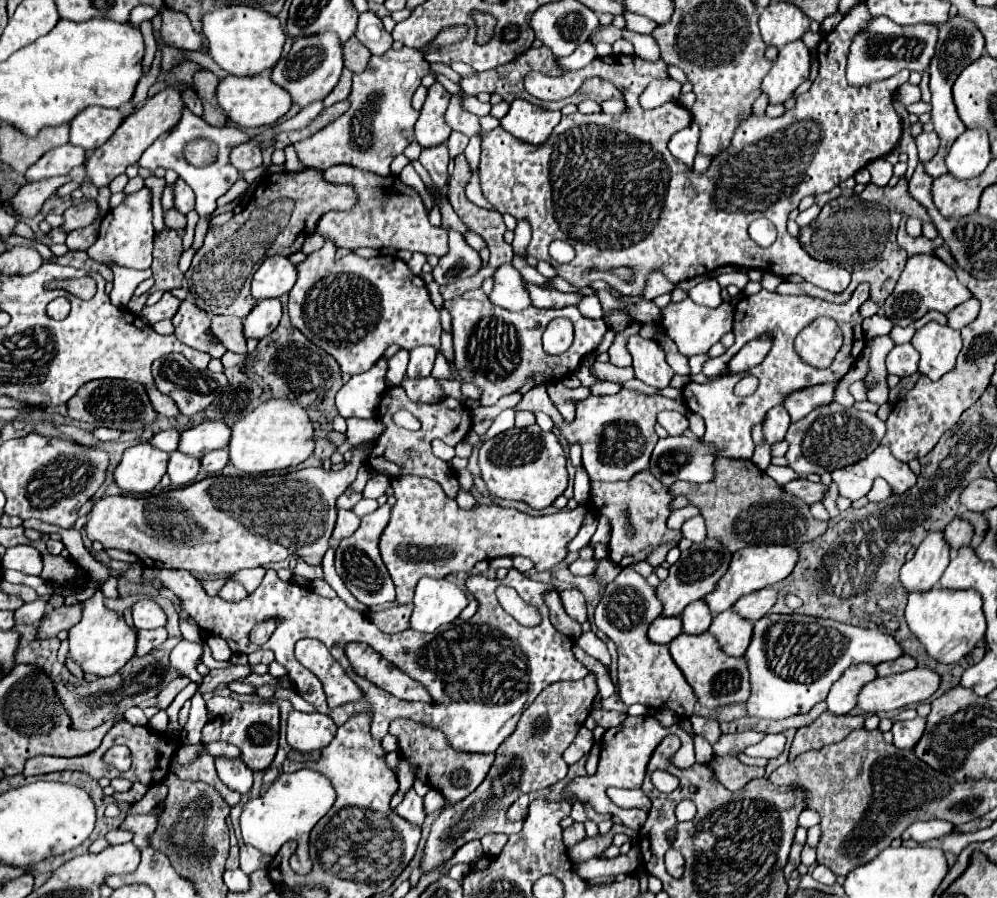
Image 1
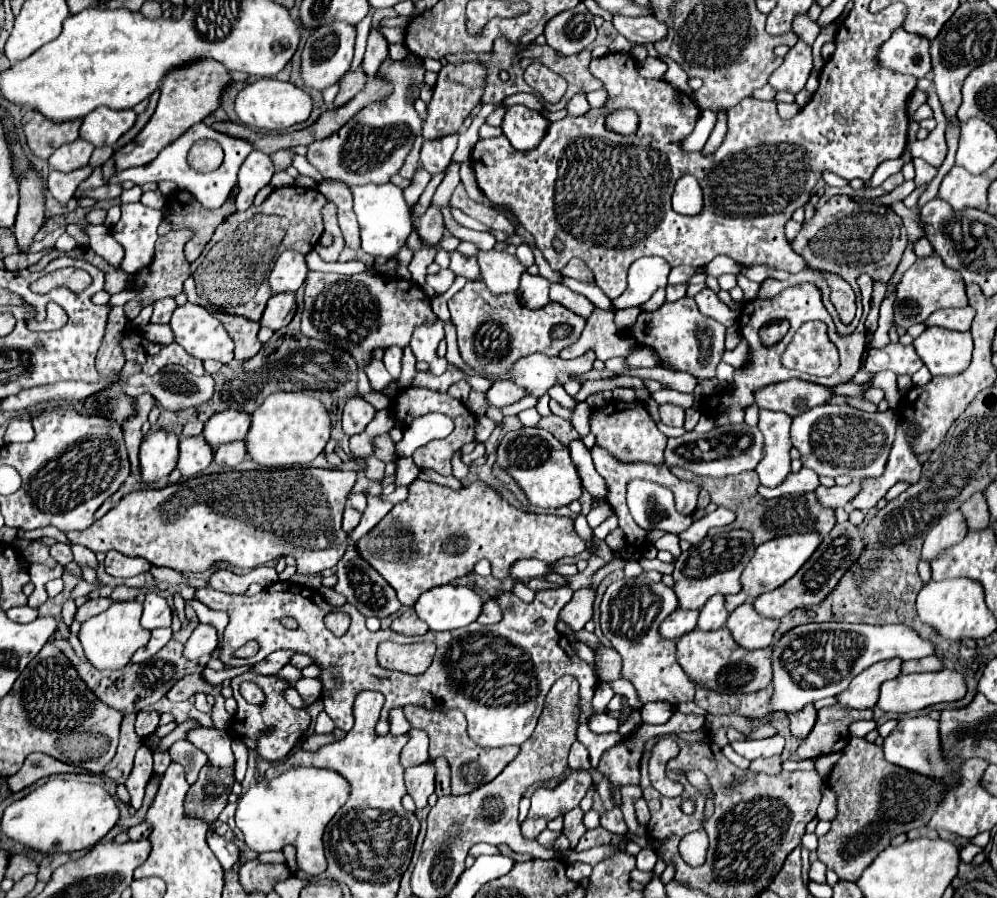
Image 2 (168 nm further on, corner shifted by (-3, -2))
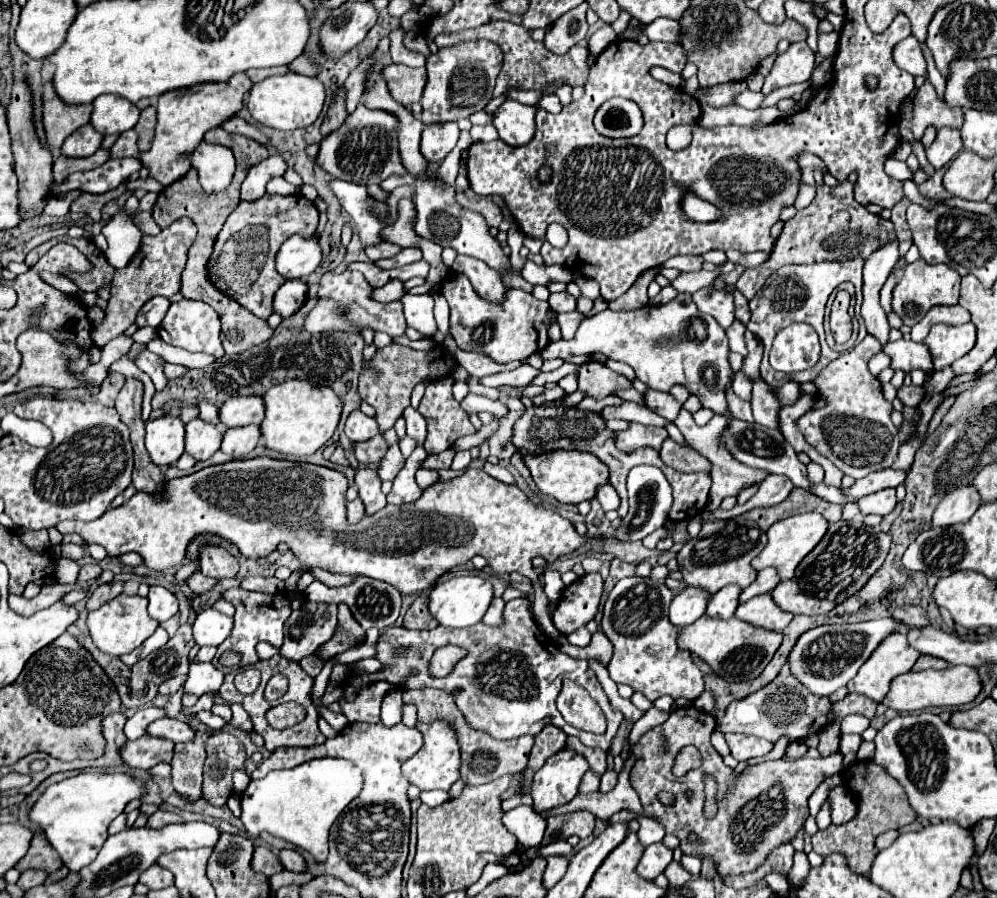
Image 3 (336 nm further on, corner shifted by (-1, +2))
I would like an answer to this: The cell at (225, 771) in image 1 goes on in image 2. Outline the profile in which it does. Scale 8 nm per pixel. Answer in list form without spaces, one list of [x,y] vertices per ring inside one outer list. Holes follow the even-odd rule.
[[[197,727],[187,731],[187,741],[191,741],[197,749],[201,749],[211,765],[215,767],[233,767],[235,759],[233,759],[233,751],[231,751],[231,737],[225,731],[219,729],[205,729],[205,727]]]

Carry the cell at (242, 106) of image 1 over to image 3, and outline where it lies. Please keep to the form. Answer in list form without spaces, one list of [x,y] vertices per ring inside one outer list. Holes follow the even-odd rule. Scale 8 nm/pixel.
[[[285,73],[279,77],[267,77],[265,81],[255,83],[249,91],[247,109],[257,123],[263,123],[273,129],[293,131],[293,129],[311,125],[319,117],[323,109],[323,101],[325,101],[325,89],[315,77],[307,77],[299,73]]]

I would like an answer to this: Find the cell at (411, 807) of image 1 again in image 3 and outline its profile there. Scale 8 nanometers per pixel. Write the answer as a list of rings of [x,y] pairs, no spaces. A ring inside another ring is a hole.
[[[437,721],[431,725],[425,723],[417,723],[417,729],[423,733],[423,747],[403,763],[401,773],[405,775],[405,779],[419,787],[421,791],[431,791],[431,789],[441,789],[441,791],[449,791],[449,787],[459,779],[459,745],[455,735],[451,733],[453,729],[445,723],[445,721]]]

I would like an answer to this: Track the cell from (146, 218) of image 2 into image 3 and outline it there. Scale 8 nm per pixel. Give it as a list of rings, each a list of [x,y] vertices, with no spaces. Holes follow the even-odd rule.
[[[121,207],[101,231],[109,243],[105,257],[115,269],[123,269],[141,247],[143,231],[135,225],[135,217],[137,217],[137,211],[127,213]]]

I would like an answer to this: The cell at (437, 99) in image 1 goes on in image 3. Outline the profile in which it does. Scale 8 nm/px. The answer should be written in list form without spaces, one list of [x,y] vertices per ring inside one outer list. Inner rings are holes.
[[[469,41],[451,49],[439,49],[439,53],[427,59],[427,85],[423,91],[423,125],[457,121],[481,111],[489,101],[495,87],[495,77],[501,71],[503,53],[491,41]]]

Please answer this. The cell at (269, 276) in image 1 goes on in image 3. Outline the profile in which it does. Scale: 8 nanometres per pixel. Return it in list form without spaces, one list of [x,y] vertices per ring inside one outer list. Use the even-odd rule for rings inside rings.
[[[301,235],[289,237],[277,253],[277,273],[285,279],[307,279],[321,263],[321,247],[317,237],[305,239]]]

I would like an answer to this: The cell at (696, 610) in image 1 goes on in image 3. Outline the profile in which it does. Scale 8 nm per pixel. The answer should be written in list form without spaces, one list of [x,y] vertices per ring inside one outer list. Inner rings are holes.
[[[729,585],[729,587],[721,589],[721,593],[715,593],[713,597],[709,597],[705,615],[719,617],[719,619],[731,619],[735,609],[737,609],[737,605],[739,605],[737,603],[739,593],[741,593],[741,589],[737,585]]]

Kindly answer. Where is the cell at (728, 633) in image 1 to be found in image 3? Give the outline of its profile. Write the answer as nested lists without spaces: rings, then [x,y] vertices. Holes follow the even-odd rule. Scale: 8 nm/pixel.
[[[767,593],[767,595],[757,595],[747,603],[741,603],[735,611],[735,617],[753,627],[761,627],[767,631],[783,631],[793,619],[793,613],[781,611]]]

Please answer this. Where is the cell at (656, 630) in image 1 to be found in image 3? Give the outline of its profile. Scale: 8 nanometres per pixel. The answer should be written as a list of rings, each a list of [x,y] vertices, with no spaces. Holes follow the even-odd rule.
[[[683,589],[671,603],[669,621],[681,629],[695,623],[705,613],[707,599],[709,597],[705,597],[705,593],[697,593],[697,589]]]

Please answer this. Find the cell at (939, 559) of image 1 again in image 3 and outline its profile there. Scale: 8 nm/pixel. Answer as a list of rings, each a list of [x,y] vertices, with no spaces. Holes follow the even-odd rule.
[[[971,485],[959,487],[943,497],[939,507],[933,513],[933,527],[951,527],[965,523],[979,509],[979,495]]]

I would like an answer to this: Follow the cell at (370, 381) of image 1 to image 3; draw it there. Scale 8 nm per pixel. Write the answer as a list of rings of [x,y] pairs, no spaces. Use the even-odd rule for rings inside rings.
[[[355,409],[355,411],[349,413],[349,417],[347,417],[347,421],[345,421],[345,435],[347,435],[353,443],[357,443],[357,441],[367,441],[367,439],[375,437],[377,433],[379,433],[379,429],[377,429],[377,423],[375,423],[373,417],[365,415],[365,413],[359,411],[359,409]]]

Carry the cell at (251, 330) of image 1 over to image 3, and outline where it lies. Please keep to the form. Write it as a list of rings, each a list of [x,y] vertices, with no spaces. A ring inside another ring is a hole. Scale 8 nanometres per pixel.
[[[285,281],[273,299],[273,313],[281,315],[281,319],[289,319],[305,301],[307,283],[305,281]]]

